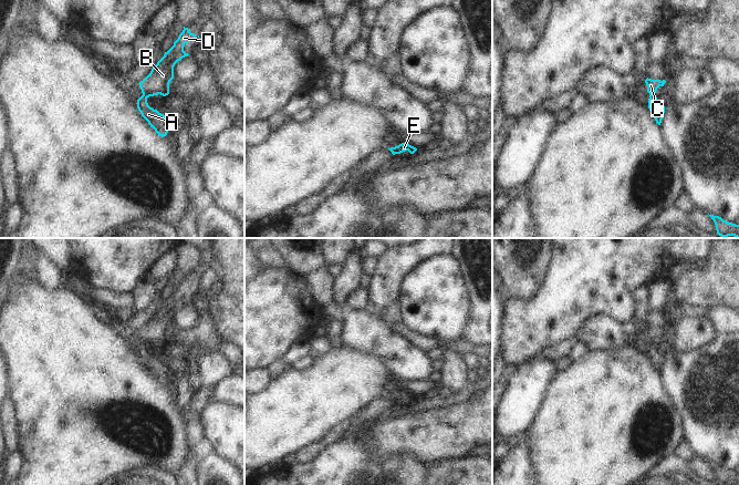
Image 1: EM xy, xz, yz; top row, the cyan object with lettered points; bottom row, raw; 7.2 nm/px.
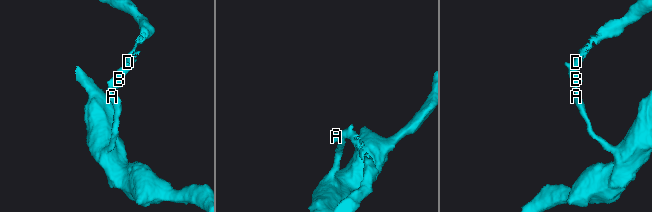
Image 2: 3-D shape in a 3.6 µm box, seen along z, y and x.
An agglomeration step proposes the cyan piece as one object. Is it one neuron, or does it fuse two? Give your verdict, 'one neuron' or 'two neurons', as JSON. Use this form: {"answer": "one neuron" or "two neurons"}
{"answer": "two neurons"}

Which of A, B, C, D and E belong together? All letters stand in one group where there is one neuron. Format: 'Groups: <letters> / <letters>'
Groups: A / B C D E

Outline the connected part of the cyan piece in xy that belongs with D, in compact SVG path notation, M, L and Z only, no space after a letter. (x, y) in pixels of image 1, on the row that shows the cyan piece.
M184 27L174 45L165 52L150 73L138 83L144 96L149 97L158 94L166 96L169 94L169 83L174 79L174 66L183 58L189 55L184 51L184 47L196 38L188 28Z

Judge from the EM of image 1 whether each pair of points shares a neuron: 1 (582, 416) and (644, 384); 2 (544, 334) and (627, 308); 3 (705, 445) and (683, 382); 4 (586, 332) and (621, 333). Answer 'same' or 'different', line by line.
1: same
2: same
3: same
4: same

